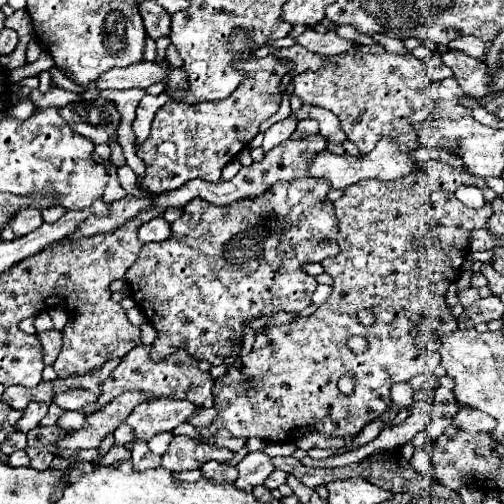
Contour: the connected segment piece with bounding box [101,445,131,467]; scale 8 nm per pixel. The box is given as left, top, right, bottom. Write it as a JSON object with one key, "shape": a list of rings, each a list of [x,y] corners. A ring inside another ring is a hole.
{"shape":[[[113,446],[101,459],[101,466],[108,466],[119,460],[130,460],[131,452],[125,446]]]}

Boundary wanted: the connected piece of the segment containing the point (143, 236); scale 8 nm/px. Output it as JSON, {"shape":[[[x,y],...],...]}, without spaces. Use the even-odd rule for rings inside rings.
{"shape":[[[162,217],[150,219],[150,221],[146,221],[146,223],[140,225],[140,229],[138,229],[138,239],[140,239],[142,243],[164,241],[164,239],[168,239],[168,227],[170,227],[170,223],[166,223]]]}

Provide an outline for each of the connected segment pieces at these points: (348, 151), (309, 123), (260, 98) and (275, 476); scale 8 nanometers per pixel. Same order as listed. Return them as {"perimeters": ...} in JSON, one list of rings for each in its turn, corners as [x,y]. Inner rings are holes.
{"perimeters":[[[[346,141],[346,143],[342,143],[340,147],[328,147],[328,151],[336,153],[336,155],[354,155],[354,157],[360,155],[360,149],[358,149],[352,141]]],[[[302,119],[302,121],[298,121],[298,127],[296,127],[296,131],[292,133],[292,139],[306,139],[306,137],[312,137],[312,135],[318,135],[316,121],[312,121],[312,119]]],[[[266,55],[262,59],[248,59],[242,67],[248,71],[248,79],[240,83],[228,99],[198,105],[166,103],[156,111],[150,137],[136,149],[138,157],[146,163],[142,183],[148,191],[172,191],[192,179],[218,183],[222,167],[236,159],[236,153],[246,149],[258,135],[260,125],[280,109],[282,93],[278,85],[288,73],[288,63],[274,55]]],[[[274,469],[274,471],[268,475],[268,479],[264,481],[264,485],[266,485],[268,489],[276,489],[276,487],[280,487],[282,483],[286,483],[286,473],[280,471],[280,469]]]]}

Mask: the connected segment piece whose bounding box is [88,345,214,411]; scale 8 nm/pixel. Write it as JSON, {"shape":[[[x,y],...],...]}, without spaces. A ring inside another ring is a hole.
{"shape":[[[140,345],[136,347],[136,351],[130,351],[120,365],[112,371],[110,379],[104,381],[102,387],[102,395],[98,397],[98,401],[94,405],[88,407],[88,411],[98,411],[100,407],[106,407],[108,401],[116,399],[118,395],[126,393],[126,391],[152,391],[152,395],[156,397],[174,397],[174,399],[192,399],[194,403],[200,403],[200,407],[212,407],[214,403],[214,381],[210,377],[210,373],[202,373],[198,368],[198,361],[191,357],[186,351],[178,350],[170,355],[168,359],[164,359],[164,363],[152,363],[150,359],[150,347]]]}

